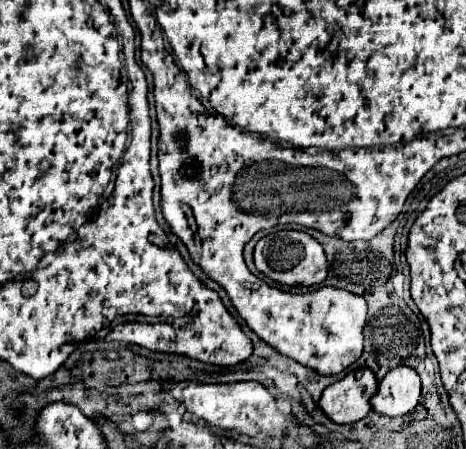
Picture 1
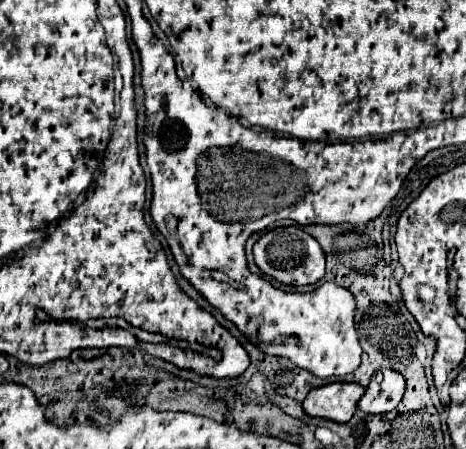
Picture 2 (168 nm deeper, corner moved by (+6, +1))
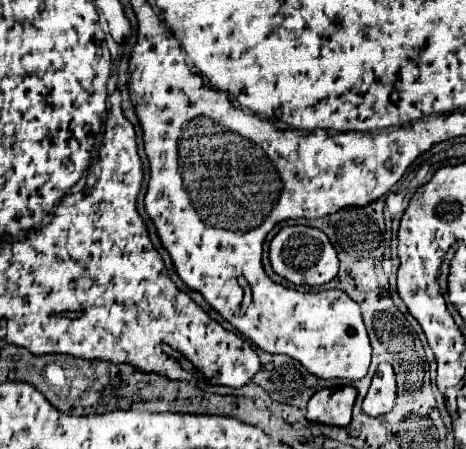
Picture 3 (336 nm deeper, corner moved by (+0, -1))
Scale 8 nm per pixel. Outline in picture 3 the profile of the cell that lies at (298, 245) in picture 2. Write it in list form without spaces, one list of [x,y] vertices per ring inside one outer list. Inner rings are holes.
[[[287,226],[281,228],[275,238],[271,240],[269,246],[269,260],[271,260],[271,268],[283,276],[285,280],[301,286],[321,286],[329,280],[335,278],[337,270],[339,270],[339,260],[337,260],[337,252],[331,246],[329,238],[317,230],[317,228],[309,228],[309,226]]]

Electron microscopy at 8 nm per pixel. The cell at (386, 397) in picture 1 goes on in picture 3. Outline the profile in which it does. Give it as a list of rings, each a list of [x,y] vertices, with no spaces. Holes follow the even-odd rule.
[[[381,364],[373,376],[369,392],[363,400],[363,412],[367,416],[383,416],[393,410],[397,400],[397,382],[391,364]]]

